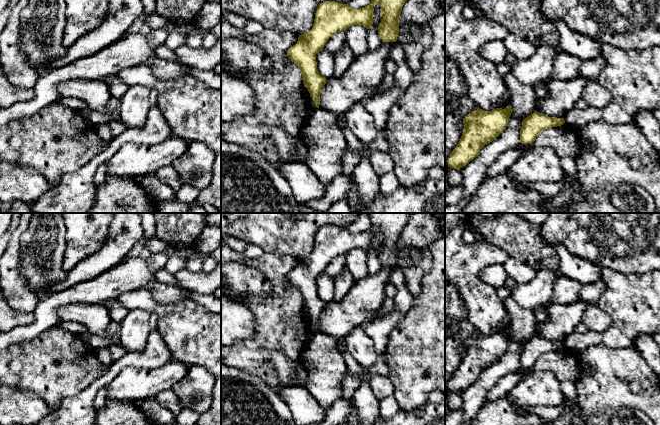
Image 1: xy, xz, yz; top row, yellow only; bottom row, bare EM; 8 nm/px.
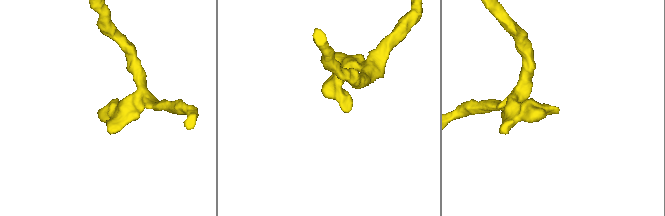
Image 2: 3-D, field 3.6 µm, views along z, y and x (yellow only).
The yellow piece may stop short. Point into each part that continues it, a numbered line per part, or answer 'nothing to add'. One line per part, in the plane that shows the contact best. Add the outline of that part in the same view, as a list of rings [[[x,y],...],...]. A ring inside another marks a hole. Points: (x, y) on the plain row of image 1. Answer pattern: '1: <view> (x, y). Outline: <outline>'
nothing to add

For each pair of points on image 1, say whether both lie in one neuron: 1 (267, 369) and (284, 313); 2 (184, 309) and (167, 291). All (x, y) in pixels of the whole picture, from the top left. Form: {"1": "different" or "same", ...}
{"1": "same", "2": "different"}

